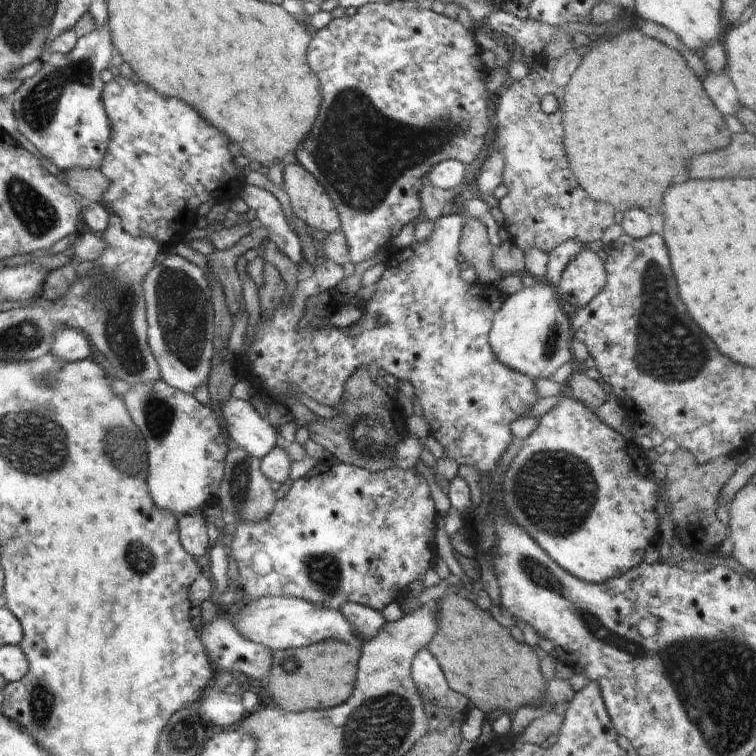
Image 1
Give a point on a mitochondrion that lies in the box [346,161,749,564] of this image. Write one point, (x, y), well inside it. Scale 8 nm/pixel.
(667, 349)

